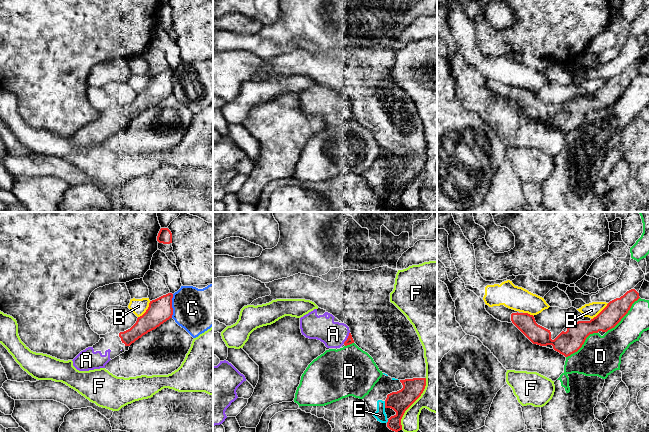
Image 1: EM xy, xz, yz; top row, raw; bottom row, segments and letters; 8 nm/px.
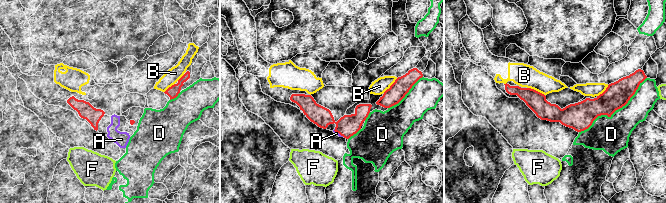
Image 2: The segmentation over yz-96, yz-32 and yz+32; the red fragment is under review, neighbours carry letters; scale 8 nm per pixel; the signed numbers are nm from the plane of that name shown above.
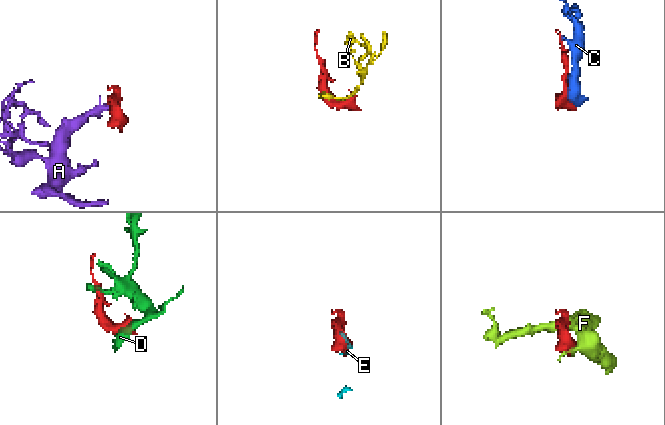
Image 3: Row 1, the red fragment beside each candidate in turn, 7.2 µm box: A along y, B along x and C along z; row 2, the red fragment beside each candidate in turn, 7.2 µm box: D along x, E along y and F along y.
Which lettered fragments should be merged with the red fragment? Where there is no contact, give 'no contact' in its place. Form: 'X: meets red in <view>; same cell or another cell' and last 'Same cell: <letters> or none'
A: meets red in xz; same cell
B: meets red in xy; another cell
C: meets red in xy; another cell
D: meets red in yz; another cell
E: meets red in xz; another cell
F: meets red in xz; another cell
Same cell: A

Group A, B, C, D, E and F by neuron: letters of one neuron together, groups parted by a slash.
A / B / C E / D / F

